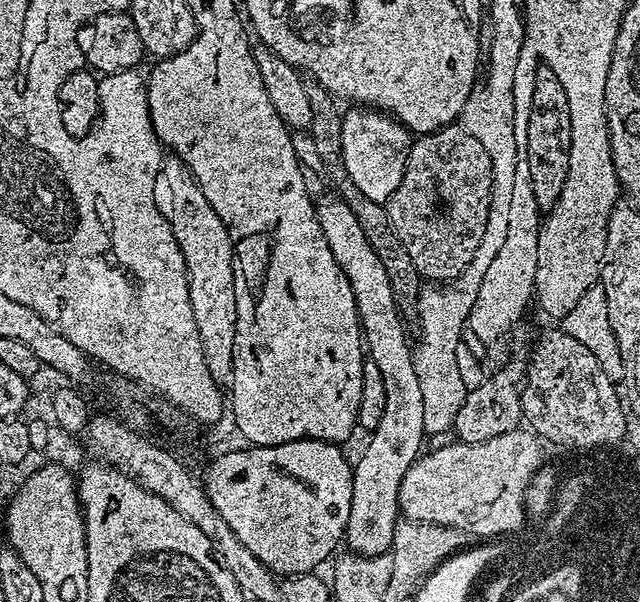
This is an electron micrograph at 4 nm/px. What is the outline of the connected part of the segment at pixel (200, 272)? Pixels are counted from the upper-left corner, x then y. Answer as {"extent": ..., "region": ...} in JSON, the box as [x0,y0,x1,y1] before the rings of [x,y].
{"extent":[154,155,236,386],"region":[[[169,155],[161,163],[158,178],[154,178],[154,202],[174,230],[174,238],[182,250],[188,270],[191,306],[202,342],[204,357],[212,369],[217,384],[228,386],[234,374],[234,330],[236,329],[236,303],[234,302],[234,266],[232,265],[232,239],[228,227],[218,218],[214,206],[206,202],[202,186],[183,160]]]}

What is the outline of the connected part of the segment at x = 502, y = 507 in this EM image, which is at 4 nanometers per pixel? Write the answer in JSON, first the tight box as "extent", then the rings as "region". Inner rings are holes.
{"extent":[400,430,542,538],"region":[[[517,430],[498,434],[477,444],[455,443],[448,444],[445,448],[436,448],[433,452],[425,451],[406,470],[400,487],[401,513],[407,519],[417,520],[422,524],[446,525],[461,529],[473,537],[480,536],[476,538],[500,538],[505,534],[519,533],[525,527],[526,497],[522,494],[522,488],[527,488],[526,480],[531,478],[530,474],[520,476],[516,472],[535,472],[534,466],[542,466],[538,462],[541,441],[531,431]]]}

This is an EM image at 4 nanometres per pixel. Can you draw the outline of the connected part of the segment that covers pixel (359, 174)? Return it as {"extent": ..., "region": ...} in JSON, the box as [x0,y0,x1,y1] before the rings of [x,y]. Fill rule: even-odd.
{"extent":[342,106,414,204],"region":[[[372,106],[359,107],[343,113],[342,159],[346,174],[350,174],[350,182],[354,182],[354,186],[358,186],[366,198],[384,204],[402,182],[414,136],[396,117]]]}

